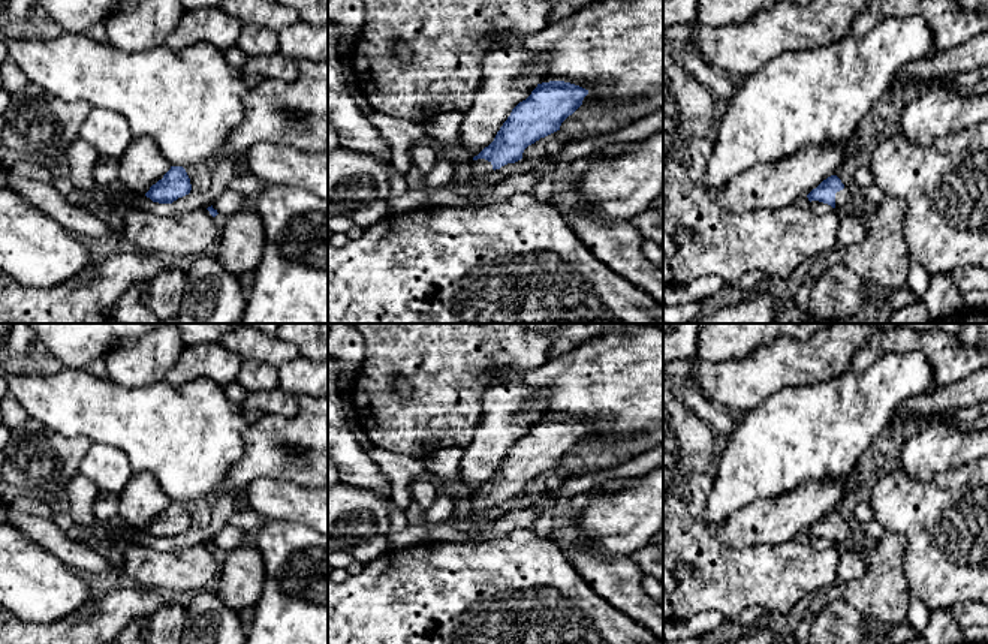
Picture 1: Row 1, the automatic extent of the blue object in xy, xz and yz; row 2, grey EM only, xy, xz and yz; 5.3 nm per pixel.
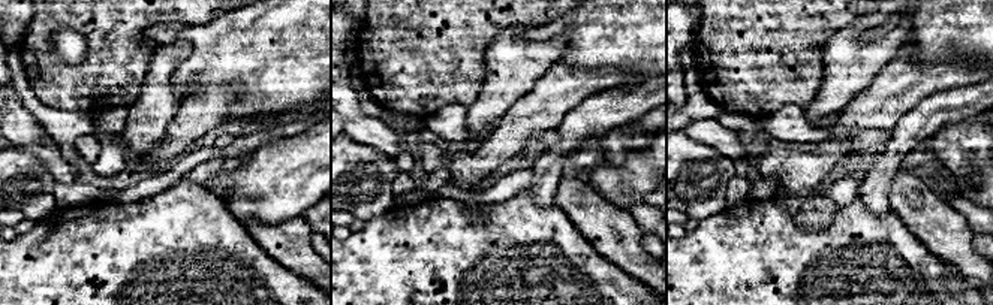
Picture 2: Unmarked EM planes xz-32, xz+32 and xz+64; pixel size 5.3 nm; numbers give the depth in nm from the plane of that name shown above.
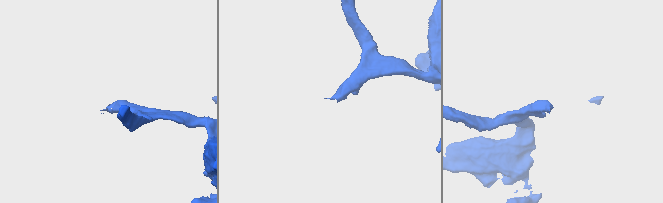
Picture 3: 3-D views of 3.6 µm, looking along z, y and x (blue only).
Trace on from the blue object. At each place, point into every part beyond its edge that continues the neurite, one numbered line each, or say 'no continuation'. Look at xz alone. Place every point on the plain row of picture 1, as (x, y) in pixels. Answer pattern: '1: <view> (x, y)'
1: xz (463, 508)

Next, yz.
1: yz (843, 532)

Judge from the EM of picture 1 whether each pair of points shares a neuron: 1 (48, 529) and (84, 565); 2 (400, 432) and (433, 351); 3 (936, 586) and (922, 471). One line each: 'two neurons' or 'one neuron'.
1: one neuron
2: one neuron
3: two neurons

